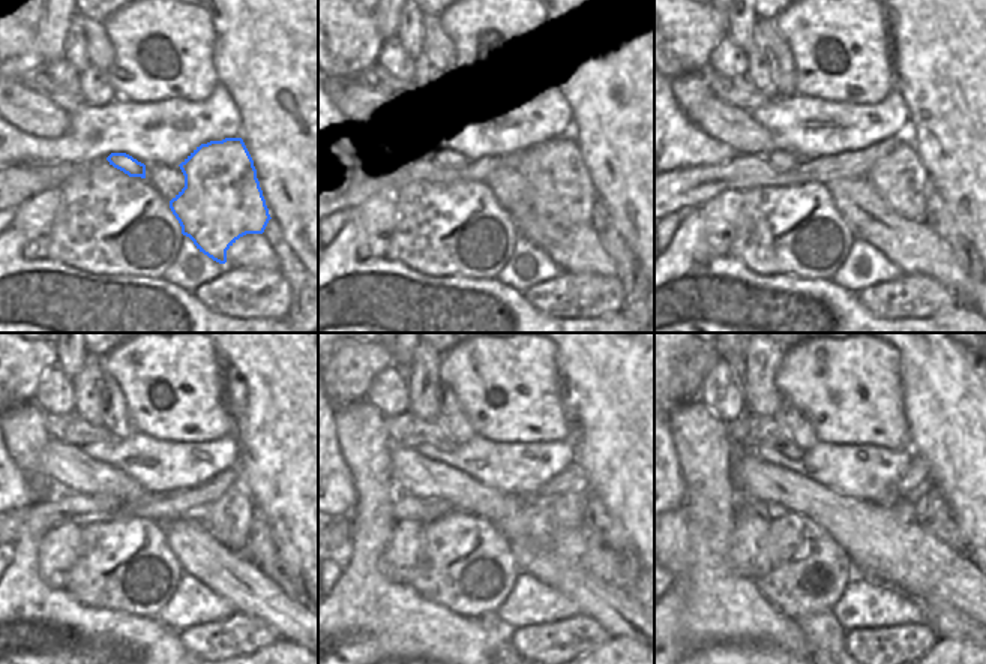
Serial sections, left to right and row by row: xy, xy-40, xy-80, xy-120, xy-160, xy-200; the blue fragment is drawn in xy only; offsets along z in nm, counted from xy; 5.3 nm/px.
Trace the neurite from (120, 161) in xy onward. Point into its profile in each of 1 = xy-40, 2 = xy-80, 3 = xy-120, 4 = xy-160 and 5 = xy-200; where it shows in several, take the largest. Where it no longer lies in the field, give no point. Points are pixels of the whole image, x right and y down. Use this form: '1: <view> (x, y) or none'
1: xy-40 (443, 159)
2: xy-80 (779, 159)
3: xy-120 (105, 502)
4: xy-160 (438, 507)
5: xy-200 (770, 510)

